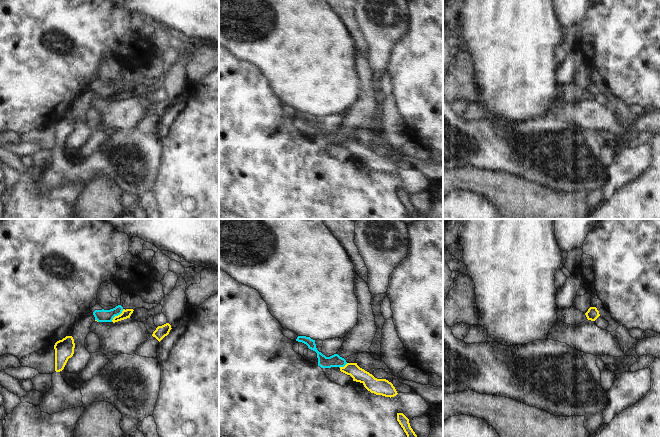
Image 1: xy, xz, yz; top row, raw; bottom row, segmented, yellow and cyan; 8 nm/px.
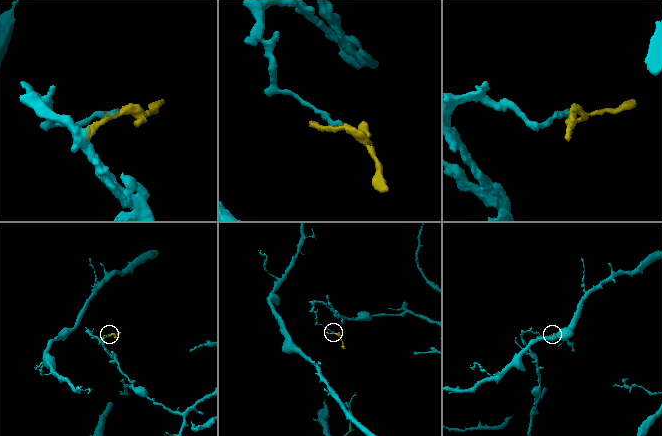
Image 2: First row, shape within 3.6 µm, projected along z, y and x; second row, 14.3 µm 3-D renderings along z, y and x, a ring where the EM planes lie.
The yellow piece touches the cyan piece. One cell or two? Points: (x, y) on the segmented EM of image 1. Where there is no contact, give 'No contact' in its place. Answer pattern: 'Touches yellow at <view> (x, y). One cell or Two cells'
Touches yellow at xy (118, 315). Two cells.

